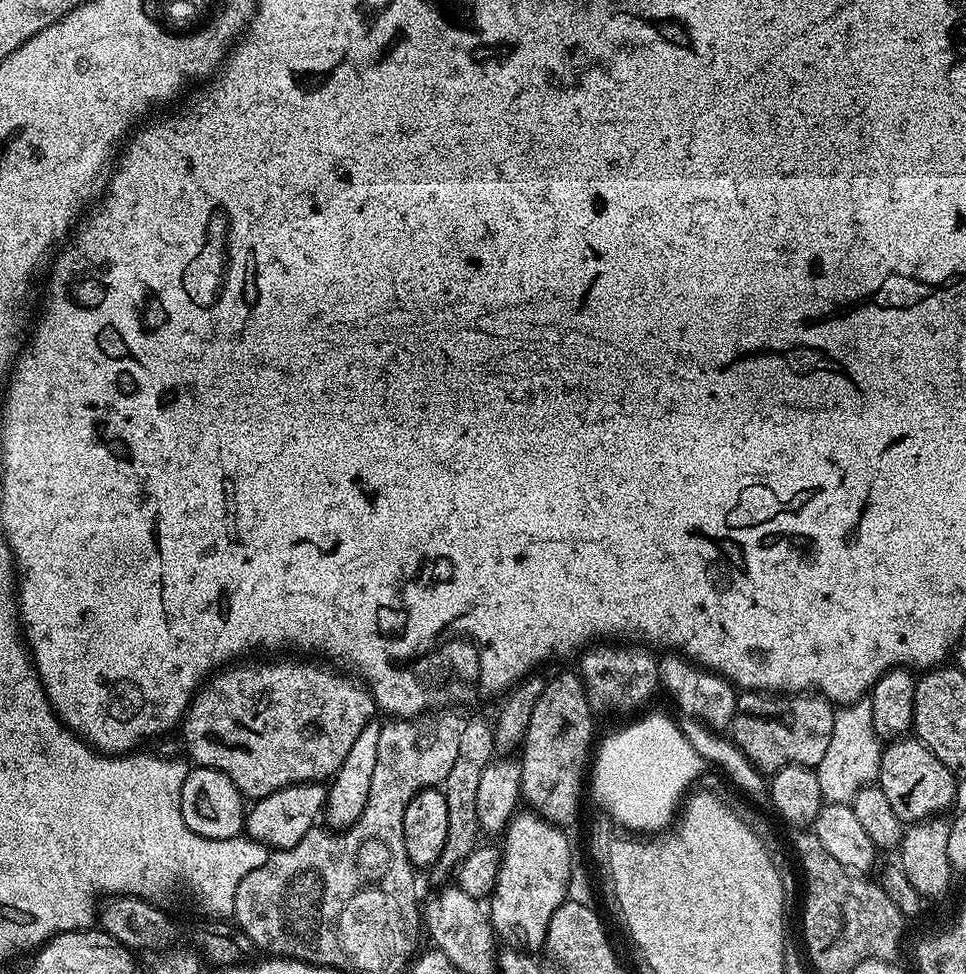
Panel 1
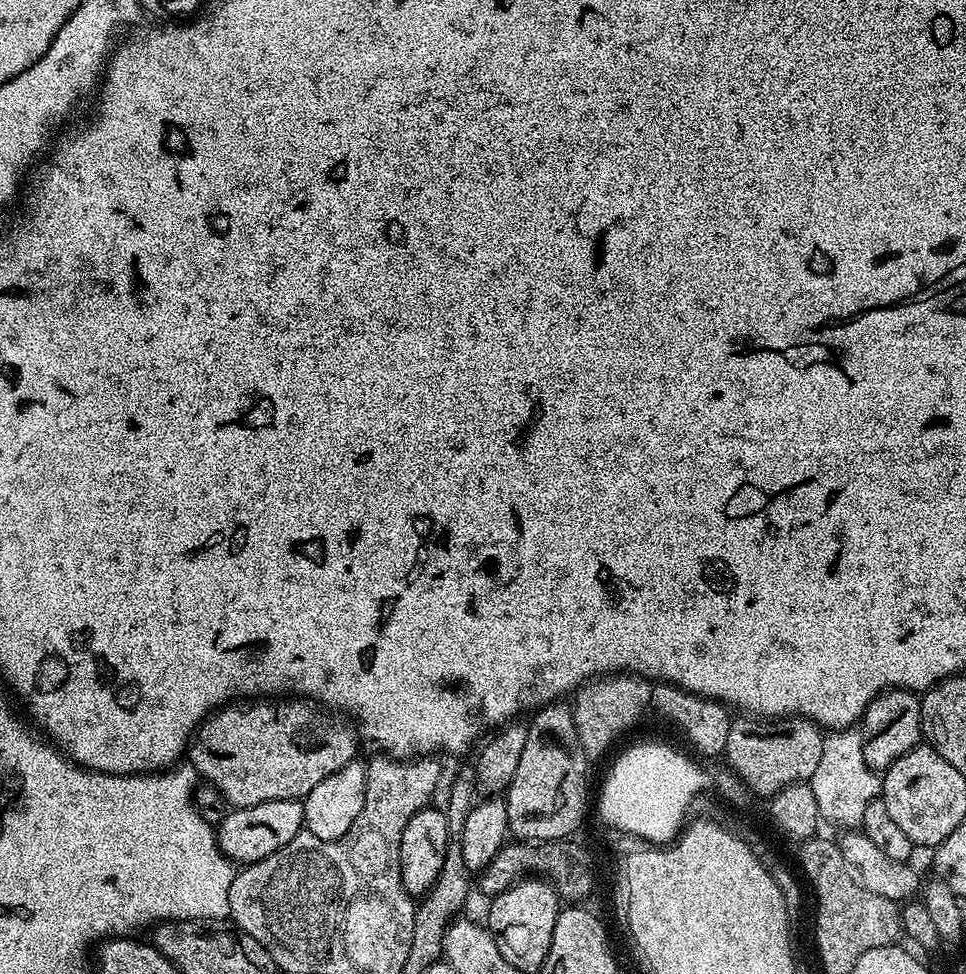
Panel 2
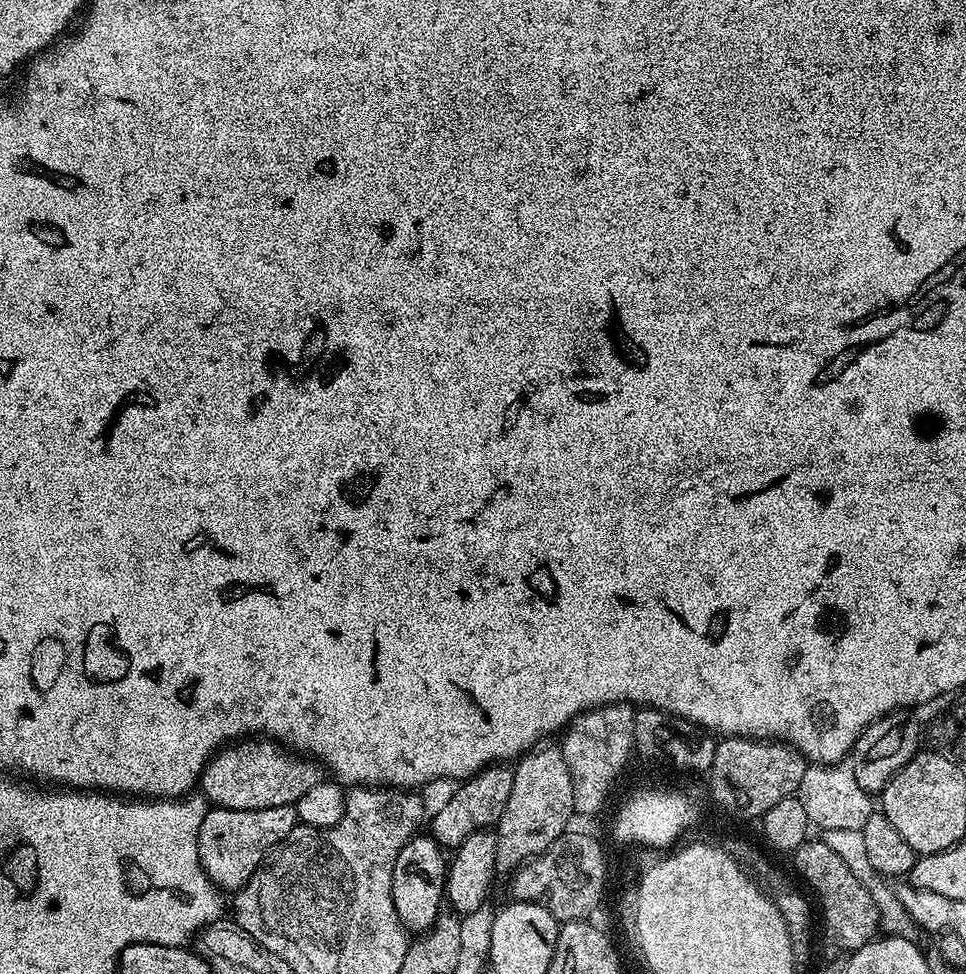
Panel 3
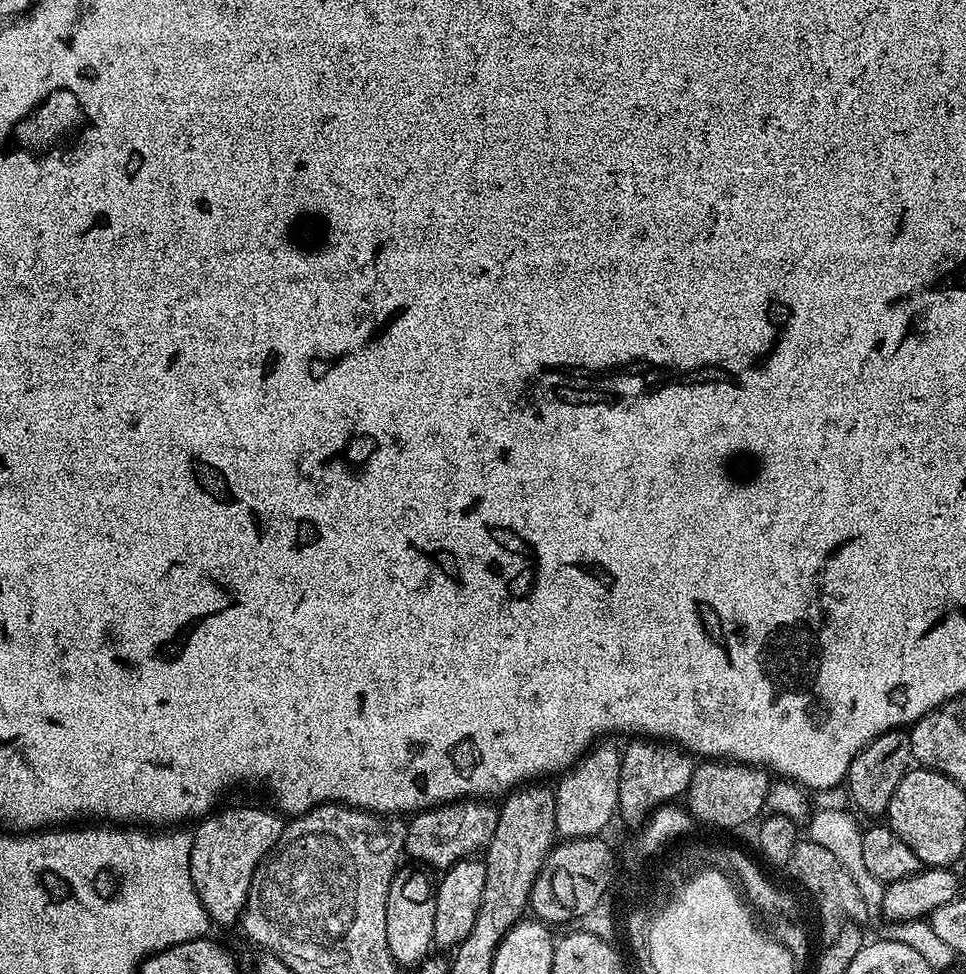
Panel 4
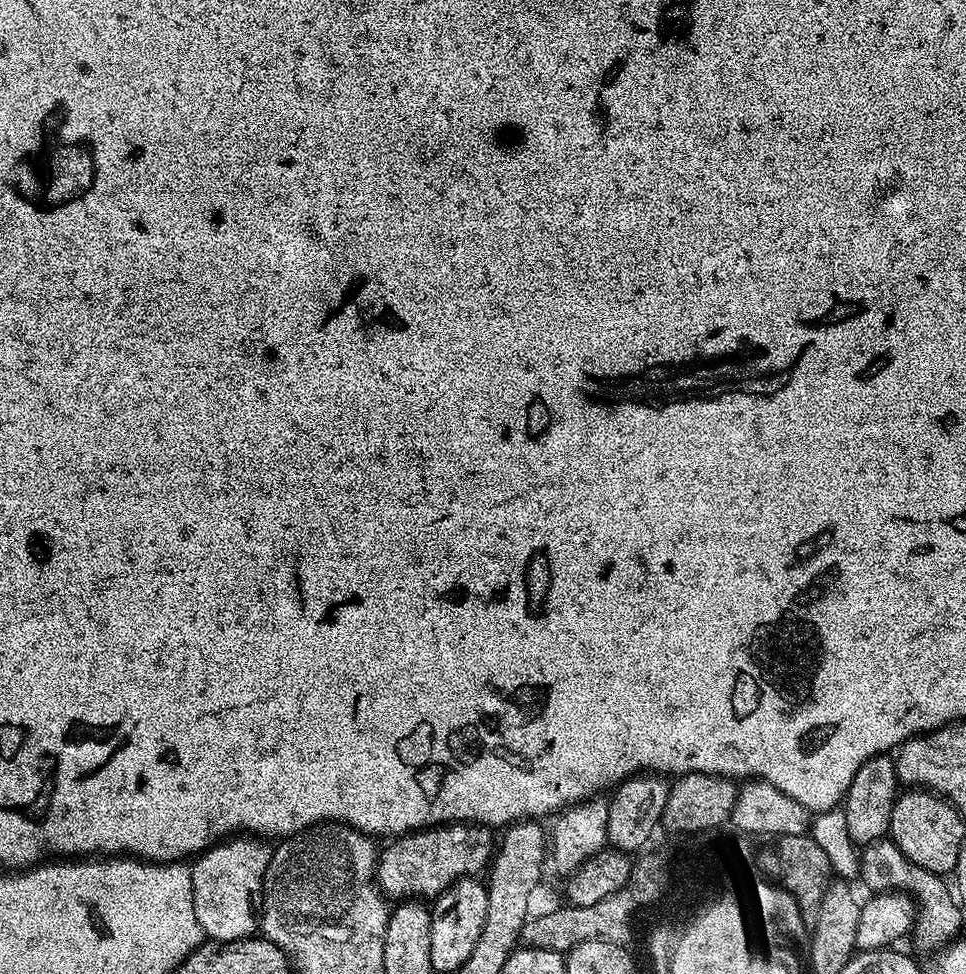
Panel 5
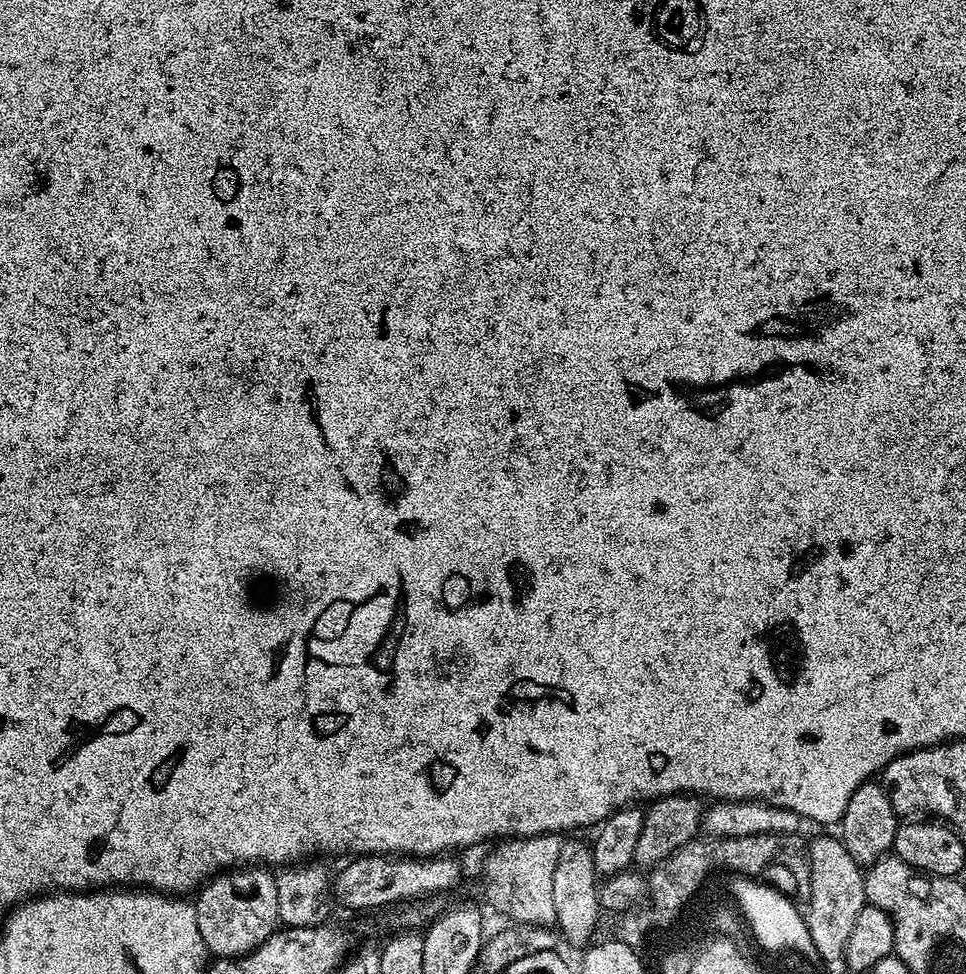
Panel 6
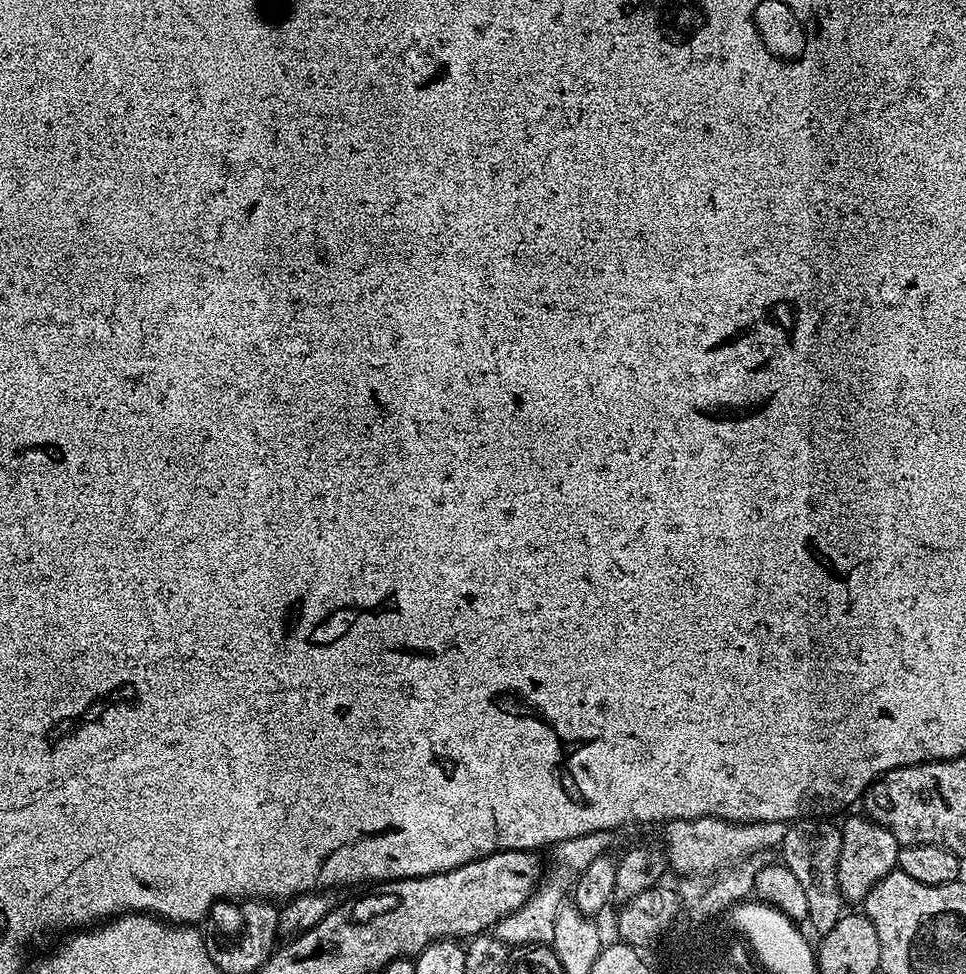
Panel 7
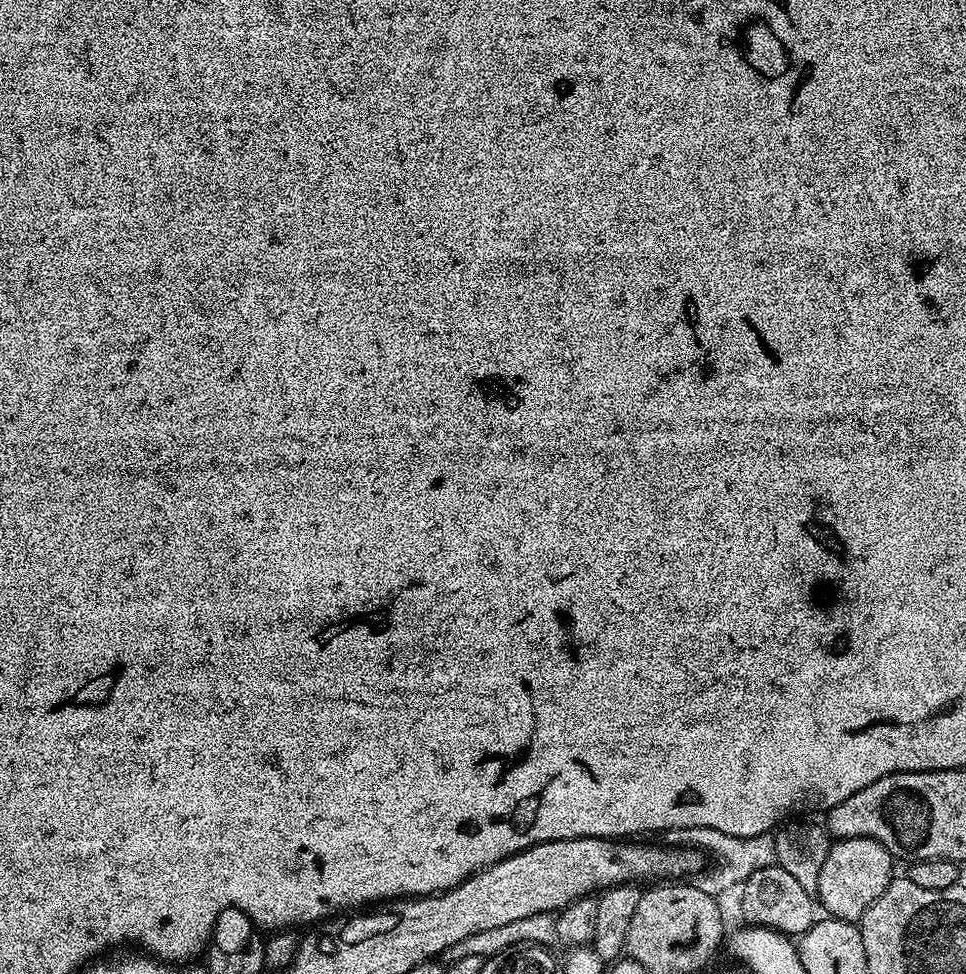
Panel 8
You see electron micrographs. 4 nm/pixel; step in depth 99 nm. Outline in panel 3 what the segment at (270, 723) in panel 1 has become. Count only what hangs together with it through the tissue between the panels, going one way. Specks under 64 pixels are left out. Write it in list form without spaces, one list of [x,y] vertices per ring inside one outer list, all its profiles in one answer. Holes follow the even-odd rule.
[[[241,738],[223,748],[209,760],[198,781],[199,791],[209,805],[230,810],[266,810],[274,806],[295,806],[310,787],[322,780],[322,768],[319,763],[301,758],[285,750],[271,738]]]

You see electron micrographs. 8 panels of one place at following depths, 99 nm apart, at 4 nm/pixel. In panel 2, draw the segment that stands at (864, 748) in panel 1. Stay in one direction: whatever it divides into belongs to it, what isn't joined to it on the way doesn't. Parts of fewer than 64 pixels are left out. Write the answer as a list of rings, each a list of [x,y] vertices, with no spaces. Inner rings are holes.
[[[856,728],[831,731],[824,740],[821,761],[808,783],[817,799],[821,819],[841,828],[861,825],[867,806],[882,790],[881,777],[865,760],[862,749],[863,733]]]

